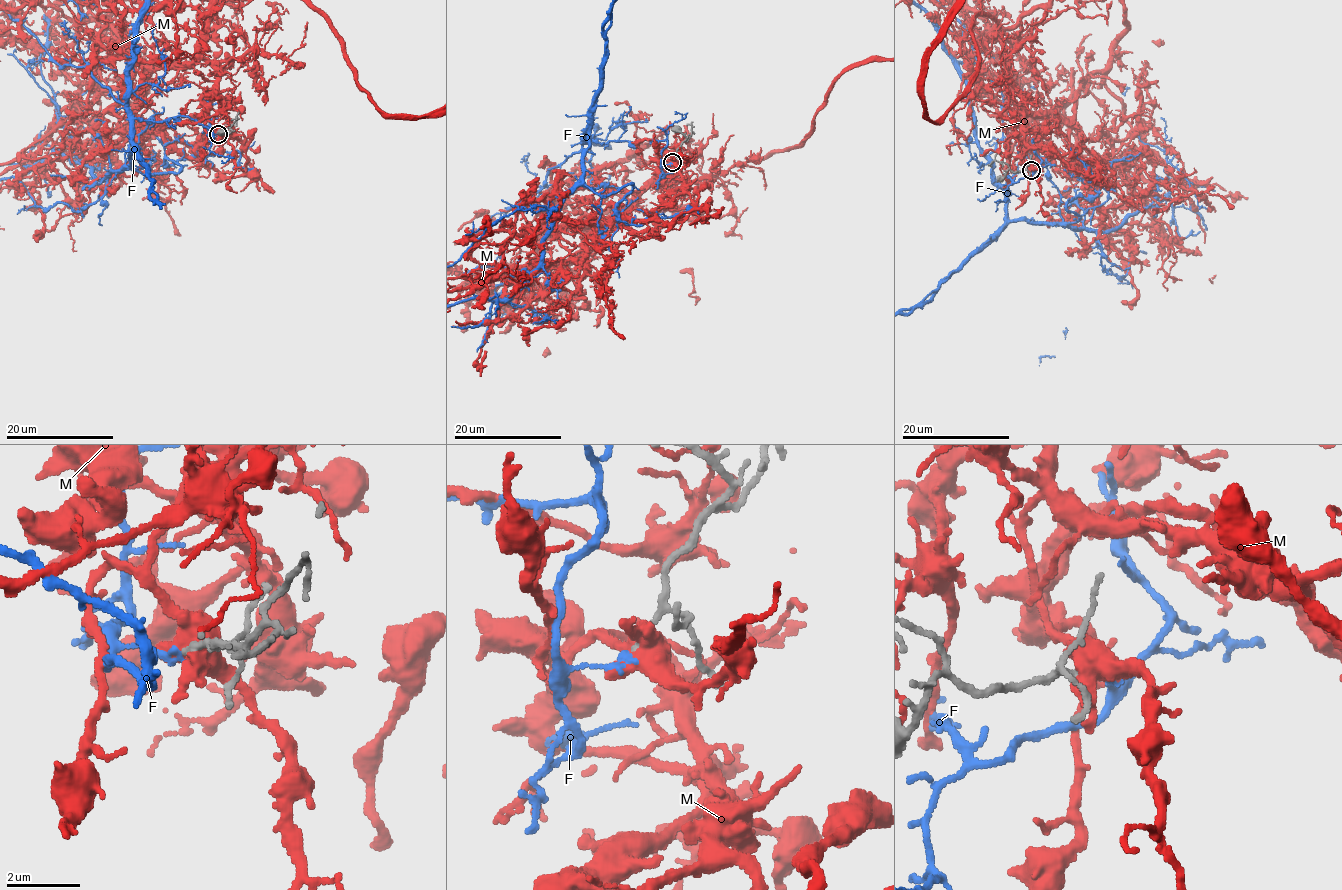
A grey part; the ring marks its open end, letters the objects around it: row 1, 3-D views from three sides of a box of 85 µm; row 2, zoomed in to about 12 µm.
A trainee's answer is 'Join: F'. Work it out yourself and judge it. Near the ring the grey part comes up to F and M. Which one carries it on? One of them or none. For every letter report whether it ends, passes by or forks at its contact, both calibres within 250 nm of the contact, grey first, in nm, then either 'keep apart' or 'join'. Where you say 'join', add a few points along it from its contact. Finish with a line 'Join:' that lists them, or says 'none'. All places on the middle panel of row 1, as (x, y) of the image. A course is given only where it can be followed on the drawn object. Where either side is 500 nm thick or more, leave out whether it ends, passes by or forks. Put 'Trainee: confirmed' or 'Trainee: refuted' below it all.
F: it ends | 180/190 nm | keep apart
M: it forks | 150/460 nm | keep apart
Join: none
Trainee: refuted

